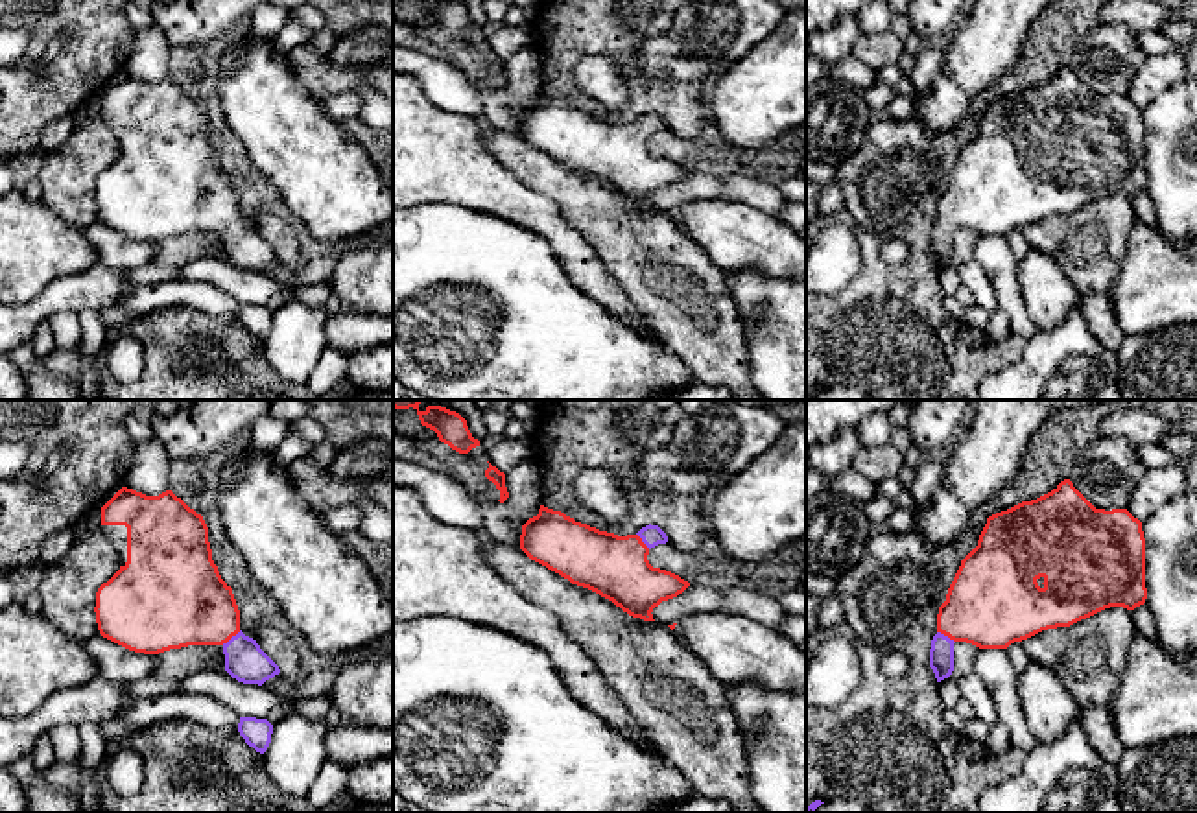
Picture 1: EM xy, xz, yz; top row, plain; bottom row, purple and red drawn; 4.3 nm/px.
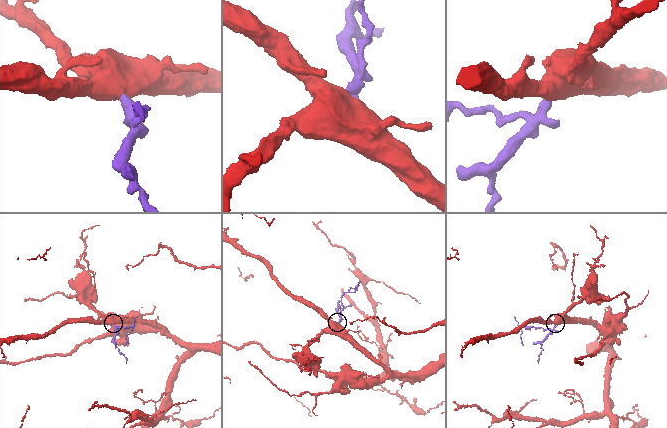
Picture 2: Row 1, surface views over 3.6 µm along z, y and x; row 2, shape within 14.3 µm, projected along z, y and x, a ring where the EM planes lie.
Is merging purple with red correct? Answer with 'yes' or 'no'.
yes

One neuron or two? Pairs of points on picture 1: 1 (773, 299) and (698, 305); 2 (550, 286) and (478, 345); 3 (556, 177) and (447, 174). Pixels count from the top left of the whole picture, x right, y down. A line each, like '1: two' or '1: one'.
1: two
2: one
3: two

